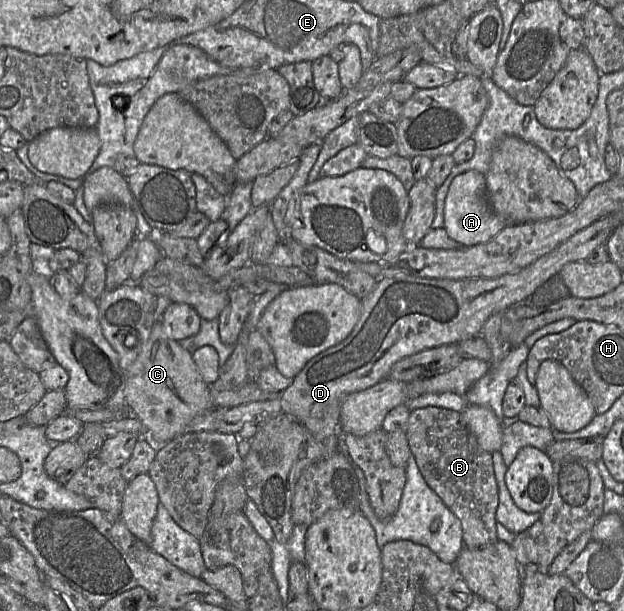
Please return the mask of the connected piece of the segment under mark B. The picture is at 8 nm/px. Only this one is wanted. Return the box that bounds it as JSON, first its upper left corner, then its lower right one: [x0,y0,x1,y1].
[404,407,499,549]

